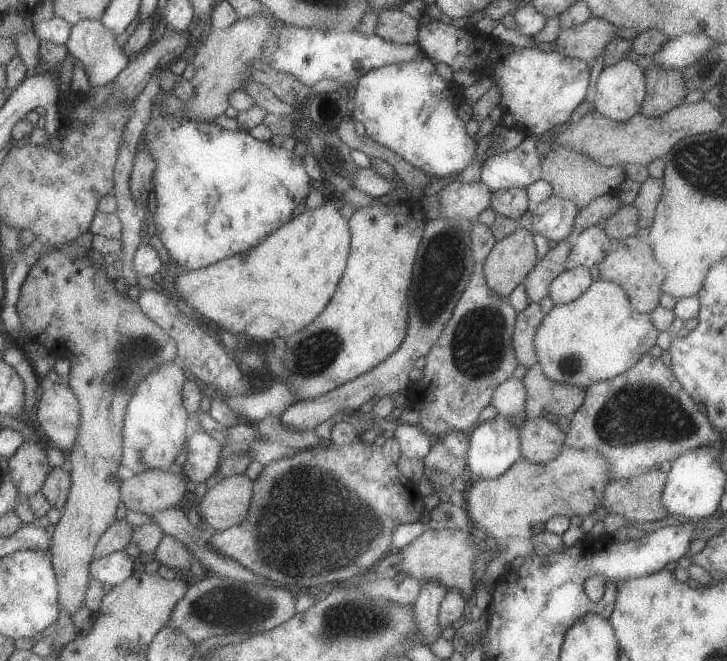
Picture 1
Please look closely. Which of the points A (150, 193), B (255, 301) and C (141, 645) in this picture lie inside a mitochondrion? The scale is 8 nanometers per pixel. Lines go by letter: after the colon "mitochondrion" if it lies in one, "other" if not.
A: other
B: other
C: other

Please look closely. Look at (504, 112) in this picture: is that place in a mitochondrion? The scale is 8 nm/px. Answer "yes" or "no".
no

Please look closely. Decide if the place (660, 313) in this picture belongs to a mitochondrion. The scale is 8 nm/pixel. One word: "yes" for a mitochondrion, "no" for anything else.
no

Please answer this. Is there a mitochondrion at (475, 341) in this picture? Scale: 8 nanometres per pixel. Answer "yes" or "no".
yes

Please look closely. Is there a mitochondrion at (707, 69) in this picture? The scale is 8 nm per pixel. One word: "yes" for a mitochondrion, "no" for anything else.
no

